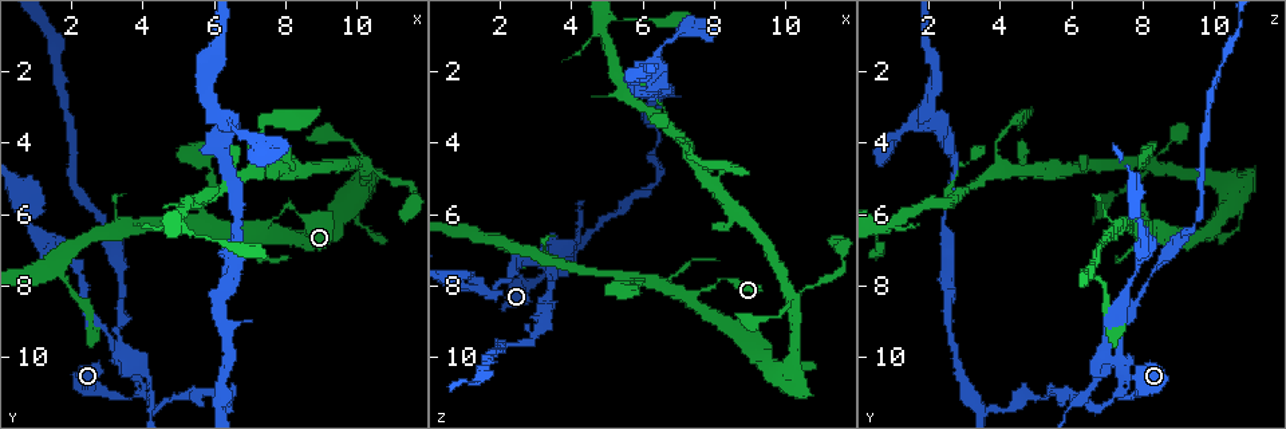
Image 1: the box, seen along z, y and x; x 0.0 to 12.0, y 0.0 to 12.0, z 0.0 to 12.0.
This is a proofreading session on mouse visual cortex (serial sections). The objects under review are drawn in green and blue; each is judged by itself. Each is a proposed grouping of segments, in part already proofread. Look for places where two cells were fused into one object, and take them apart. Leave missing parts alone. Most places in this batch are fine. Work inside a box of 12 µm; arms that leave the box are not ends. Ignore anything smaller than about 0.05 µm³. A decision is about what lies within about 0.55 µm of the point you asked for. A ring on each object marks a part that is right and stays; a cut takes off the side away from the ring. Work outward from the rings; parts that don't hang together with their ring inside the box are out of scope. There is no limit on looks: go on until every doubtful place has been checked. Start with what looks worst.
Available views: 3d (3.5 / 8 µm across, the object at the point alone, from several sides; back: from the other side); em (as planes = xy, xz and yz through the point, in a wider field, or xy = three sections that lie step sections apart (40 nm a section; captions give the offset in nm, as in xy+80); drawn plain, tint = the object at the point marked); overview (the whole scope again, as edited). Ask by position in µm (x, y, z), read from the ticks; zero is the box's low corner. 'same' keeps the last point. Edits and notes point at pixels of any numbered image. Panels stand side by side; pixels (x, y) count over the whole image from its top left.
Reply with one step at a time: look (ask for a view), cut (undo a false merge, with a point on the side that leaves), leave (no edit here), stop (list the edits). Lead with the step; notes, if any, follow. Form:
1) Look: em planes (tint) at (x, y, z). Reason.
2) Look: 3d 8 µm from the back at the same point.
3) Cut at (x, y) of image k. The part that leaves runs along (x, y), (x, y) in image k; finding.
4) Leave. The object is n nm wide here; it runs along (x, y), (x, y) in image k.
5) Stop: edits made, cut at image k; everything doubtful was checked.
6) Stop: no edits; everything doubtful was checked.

Look: 3d 3.5 µm at (3.6, 11.1, 7.4). Sharp bend.

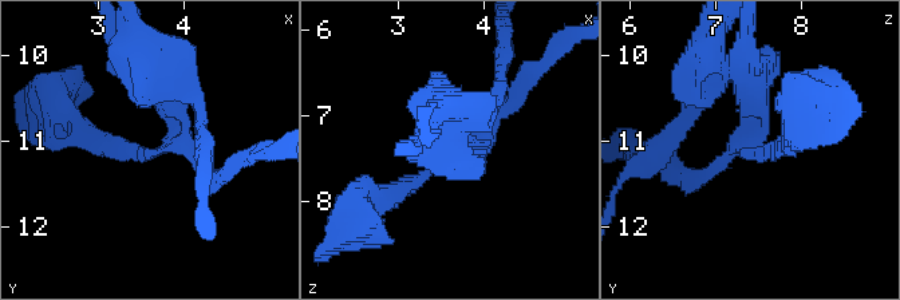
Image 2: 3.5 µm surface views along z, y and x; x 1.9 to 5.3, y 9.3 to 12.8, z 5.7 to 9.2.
Leave. The arms are 150, 250, 300 nm wide; it runs along (386, 200), (481, 138), (517, 97) in image 2; continuous, no second cell.

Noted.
Look: 3d 3.5 µm at (3.7, 10.2, 7.0). Four-way junction.

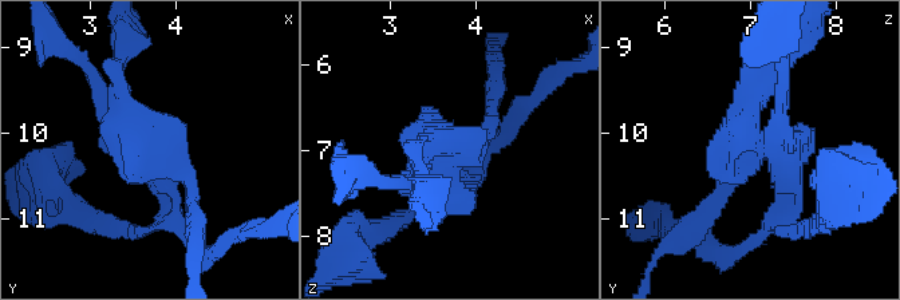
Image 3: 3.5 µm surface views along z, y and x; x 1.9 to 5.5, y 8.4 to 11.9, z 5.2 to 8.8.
Look: em planes (tint) at (3.75, 10.15, 7.05). Shape alone is not enough.

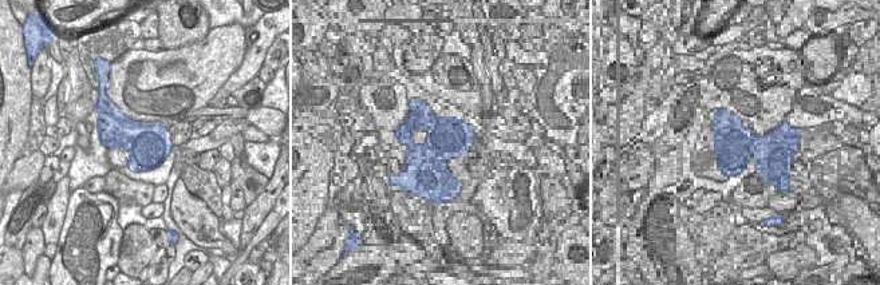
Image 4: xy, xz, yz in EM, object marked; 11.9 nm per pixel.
Leave. It runs along (176, 194), (118, 79) in image 3; continuous, no second cell.

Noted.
Look: 3d 3.5 µm from the back at (5.4, 5.6, 2.3). Three arms meet.

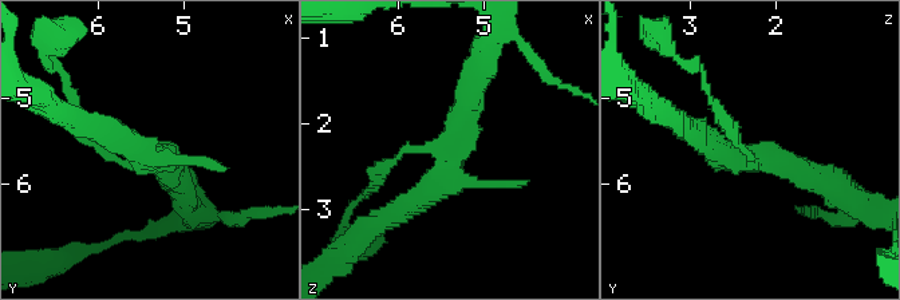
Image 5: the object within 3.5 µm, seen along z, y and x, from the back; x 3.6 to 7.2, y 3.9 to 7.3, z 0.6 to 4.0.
Look: em xy step 3 (tint) at (5.35, 5.70, 2.35). Shape alone is not enough.

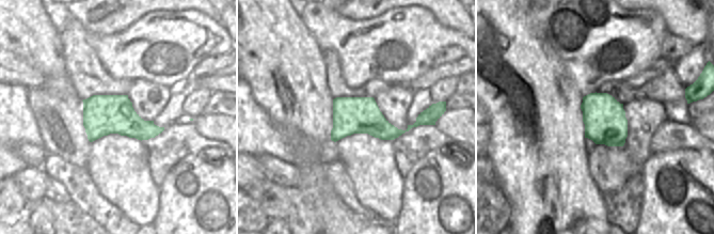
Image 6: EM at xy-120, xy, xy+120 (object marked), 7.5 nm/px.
Leave. It runs along (397, 214), (462, 146), (474, 78) in image 5; all the same cell.

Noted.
Stop: no edits; everything doubtful was checked.

